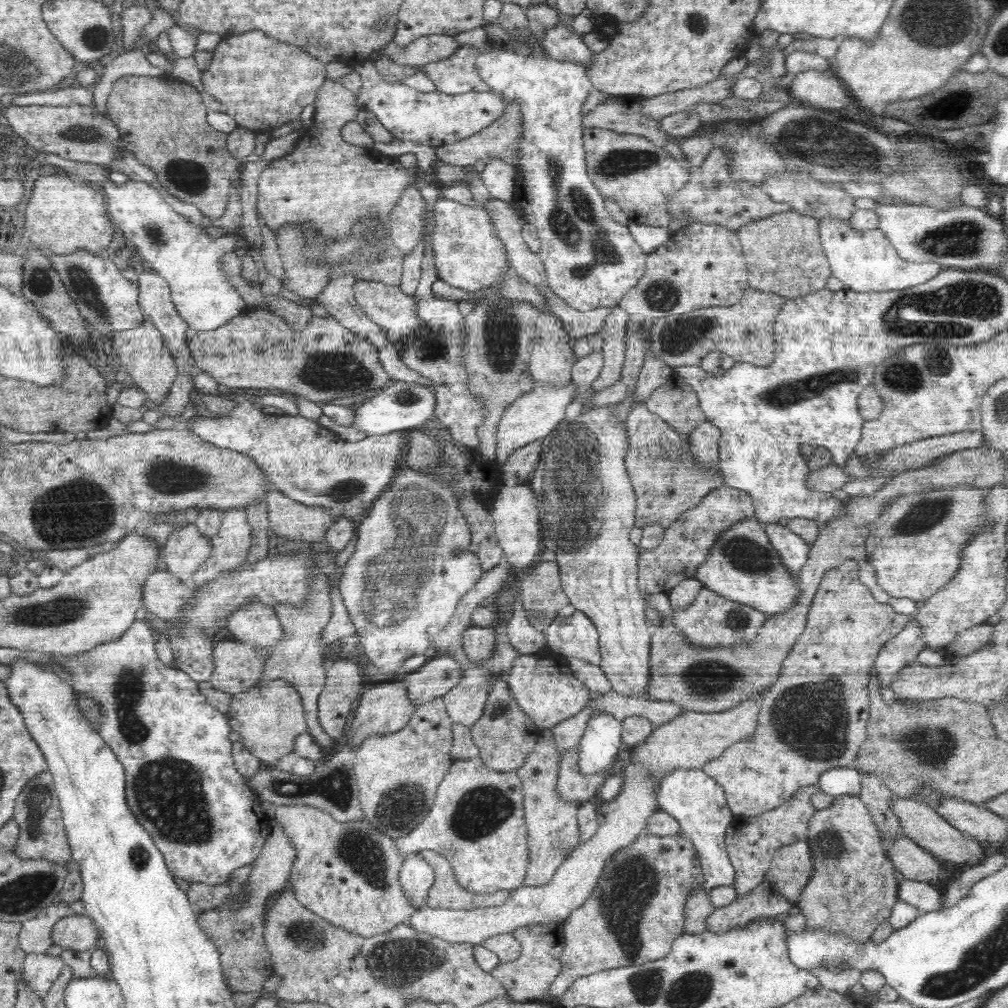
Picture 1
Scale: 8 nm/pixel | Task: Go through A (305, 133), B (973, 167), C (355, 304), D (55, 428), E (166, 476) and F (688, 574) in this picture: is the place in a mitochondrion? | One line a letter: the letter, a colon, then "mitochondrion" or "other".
A: other
B: other
C: other
D: other
E: mitochondrion
F: other

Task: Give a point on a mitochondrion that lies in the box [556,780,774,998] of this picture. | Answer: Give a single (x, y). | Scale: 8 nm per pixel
(632, 883)

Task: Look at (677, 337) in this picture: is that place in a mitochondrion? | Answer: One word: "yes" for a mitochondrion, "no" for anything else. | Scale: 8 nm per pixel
yes

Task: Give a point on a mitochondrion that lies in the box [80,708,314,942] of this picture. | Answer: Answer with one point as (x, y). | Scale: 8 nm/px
(185, 818)

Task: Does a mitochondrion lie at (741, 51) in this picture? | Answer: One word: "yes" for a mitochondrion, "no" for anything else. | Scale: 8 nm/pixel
no

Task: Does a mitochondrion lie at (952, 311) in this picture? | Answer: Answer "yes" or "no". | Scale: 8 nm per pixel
yes

